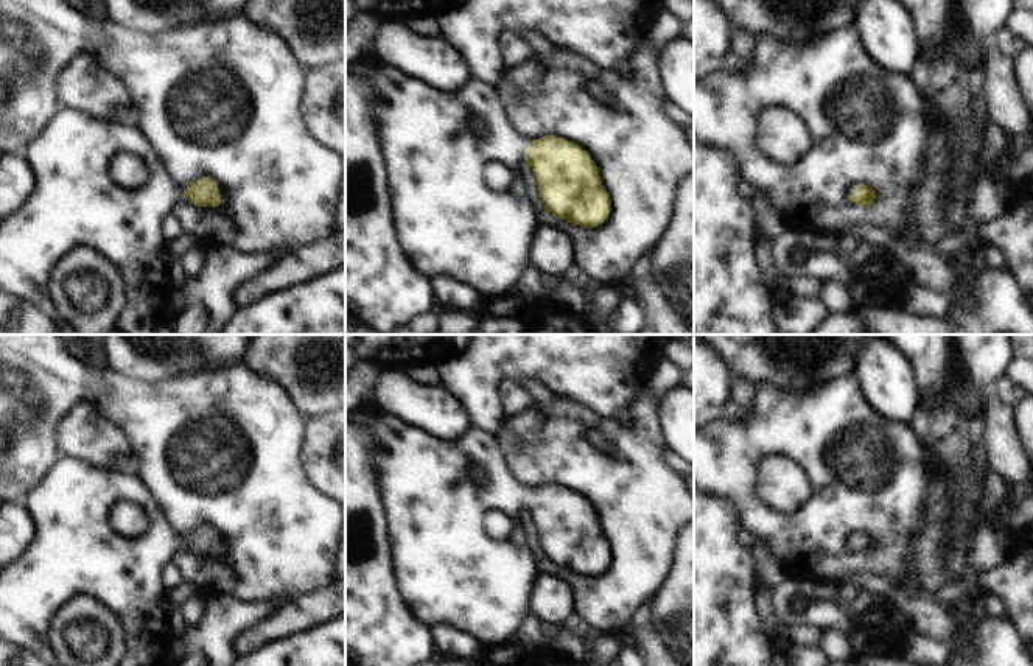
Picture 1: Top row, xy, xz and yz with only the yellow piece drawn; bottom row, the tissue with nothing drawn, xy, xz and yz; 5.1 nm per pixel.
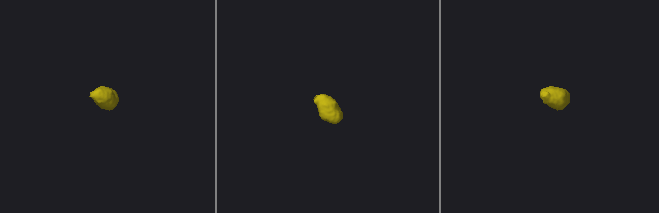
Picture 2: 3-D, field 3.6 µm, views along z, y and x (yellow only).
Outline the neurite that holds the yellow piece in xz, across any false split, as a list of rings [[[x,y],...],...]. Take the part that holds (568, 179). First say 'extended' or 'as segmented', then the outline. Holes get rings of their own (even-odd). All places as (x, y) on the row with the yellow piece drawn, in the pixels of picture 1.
extended; [[[378,61],[367,65],[366,72],[373,87],[373,117],[387,173],[394,230],[411,265],[423,275],[443,274],[470,285],[479,293],[482,303],[492,293],[507,294],[527,265],[529,241],[537,227],[535,209],[531,205],[531,198],[523,195],[520,160],[532,168],[541,202],[552,216],[583,229],[594,229],[608,218],[611,199],[591,156],[579,145],[555,135],[545,135],[537,140],[523,138],[510,124],[496,87],[471,78],[457,92],[442,92]],[[468,115],[485,128],[479,137],[467,131]],[[488,162],[498,162],[510,173],[512,182],[506,190],[493,191],[485,187],[482,170]]]

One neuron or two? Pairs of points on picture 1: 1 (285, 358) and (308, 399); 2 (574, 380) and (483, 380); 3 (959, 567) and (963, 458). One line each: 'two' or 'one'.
1: one
2: one
3: one

